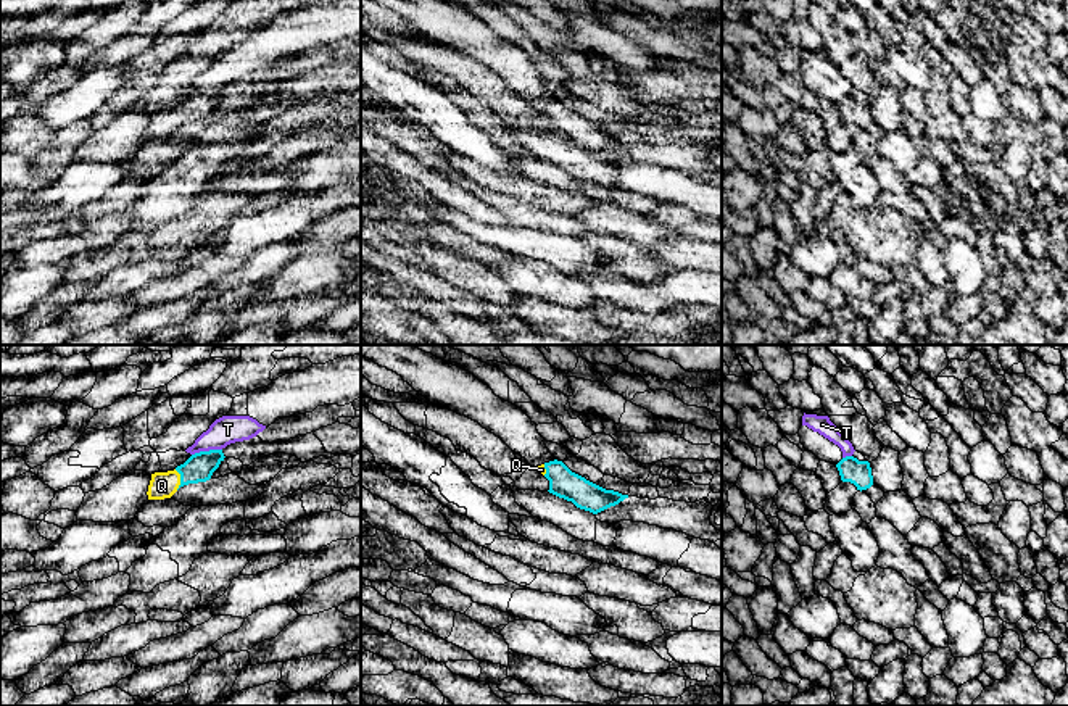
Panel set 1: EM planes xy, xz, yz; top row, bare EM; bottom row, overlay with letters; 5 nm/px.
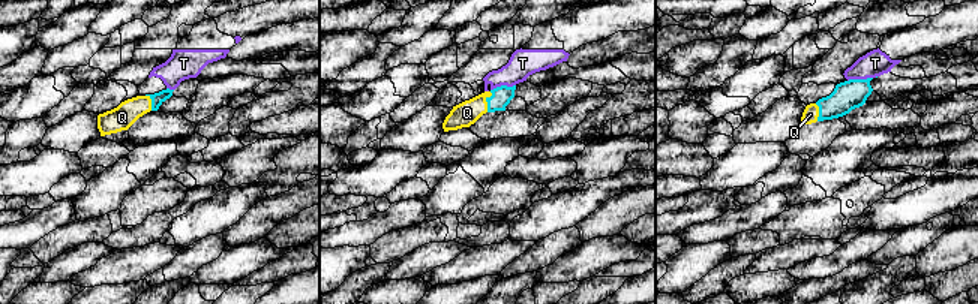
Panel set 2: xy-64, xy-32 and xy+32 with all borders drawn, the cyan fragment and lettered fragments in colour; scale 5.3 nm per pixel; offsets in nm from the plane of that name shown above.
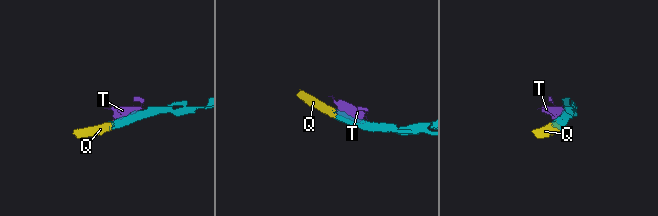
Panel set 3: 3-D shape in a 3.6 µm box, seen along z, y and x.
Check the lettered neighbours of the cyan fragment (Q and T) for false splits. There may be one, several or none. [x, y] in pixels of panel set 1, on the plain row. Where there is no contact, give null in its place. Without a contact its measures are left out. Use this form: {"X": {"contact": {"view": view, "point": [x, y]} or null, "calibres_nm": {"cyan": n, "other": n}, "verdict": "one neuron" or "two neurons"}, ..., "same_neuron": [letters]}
{"Q": {"contact": {"view": "xy", "point": [181, 118]}, "calibres_nm": {"cyan": 140, "other": 130}, "verdict": "one neuron"}, "T": {"contact": {"view": "xy", "point": [206, 91]}, "calibres_nm": {"cyan": 140, "other": 140}, "verdict": "two neurons"}, "same_neuron": ["Q"]}

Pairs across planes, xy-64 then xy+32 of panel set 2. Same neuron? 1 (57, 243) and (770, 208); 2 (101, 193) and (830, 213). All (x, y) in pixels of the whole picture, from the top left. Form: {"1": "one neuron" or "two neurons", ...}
{"1": "two neurons", "2": "two neurons"}

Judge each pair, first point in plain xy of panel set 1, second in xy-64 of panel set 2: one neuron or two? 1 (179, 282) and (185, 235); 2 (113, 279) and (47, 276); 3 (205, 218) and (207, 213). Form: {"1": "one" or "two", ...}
{"1": "two", "2": "one", "3": "two"}

